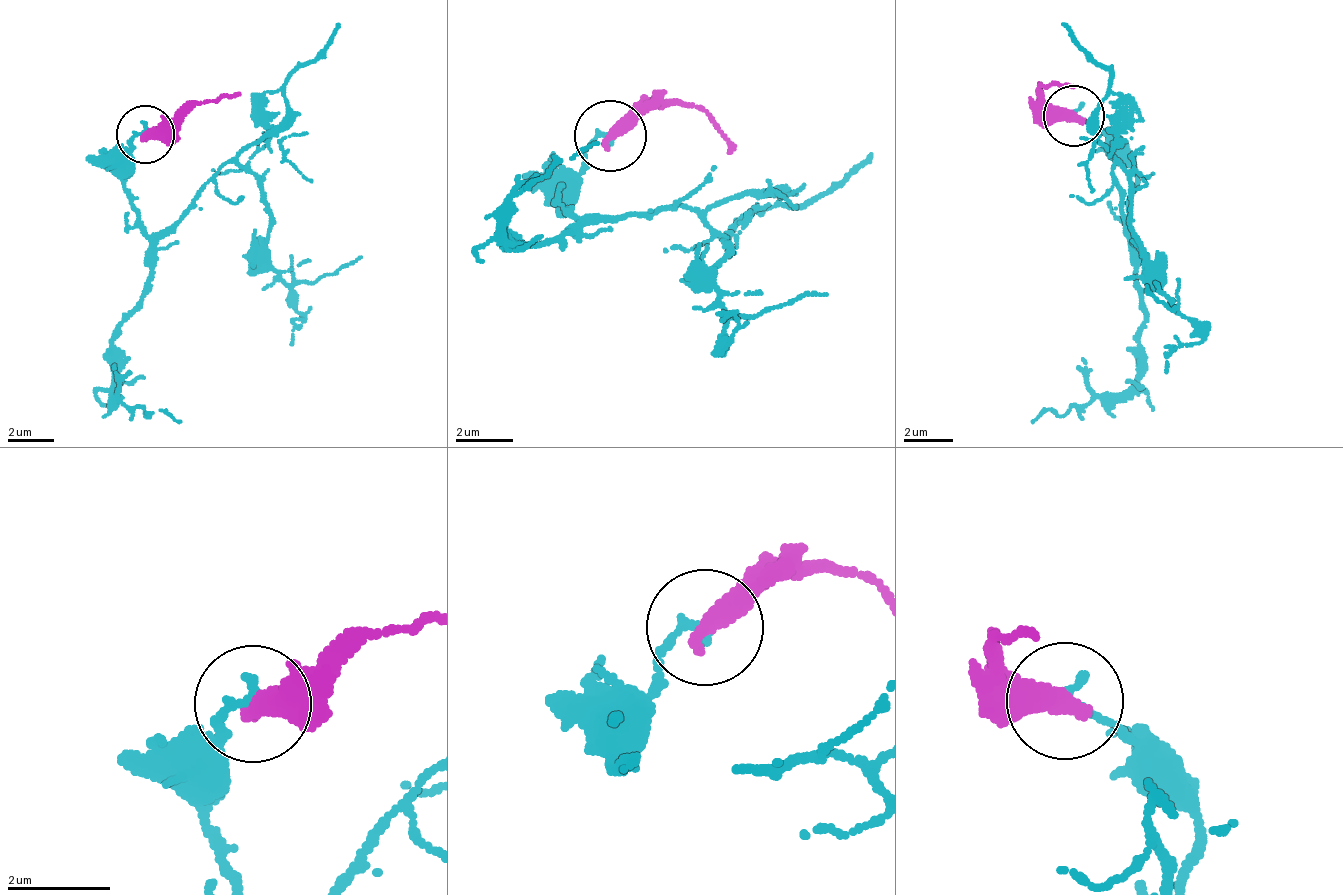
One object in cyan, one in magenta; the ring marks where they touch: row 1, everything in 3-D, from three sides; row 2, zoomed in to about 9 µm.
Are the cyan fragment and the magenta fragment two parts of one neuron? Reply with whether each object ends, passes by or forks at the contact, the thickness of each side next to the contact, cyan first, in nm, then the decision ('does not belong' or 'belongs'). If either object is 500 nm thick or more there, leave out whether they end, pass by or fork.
cyan ends | magenta ends | 190/440 nm | does not belong

